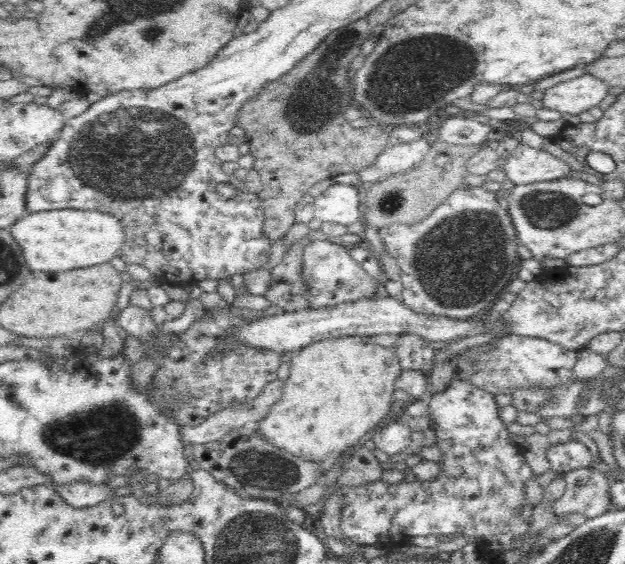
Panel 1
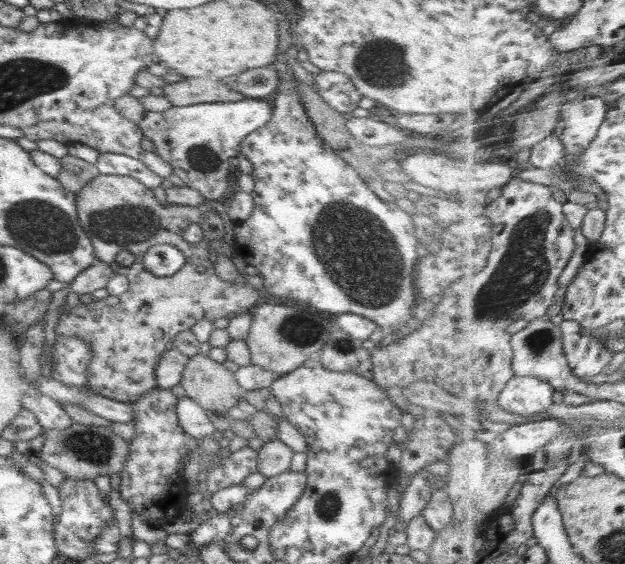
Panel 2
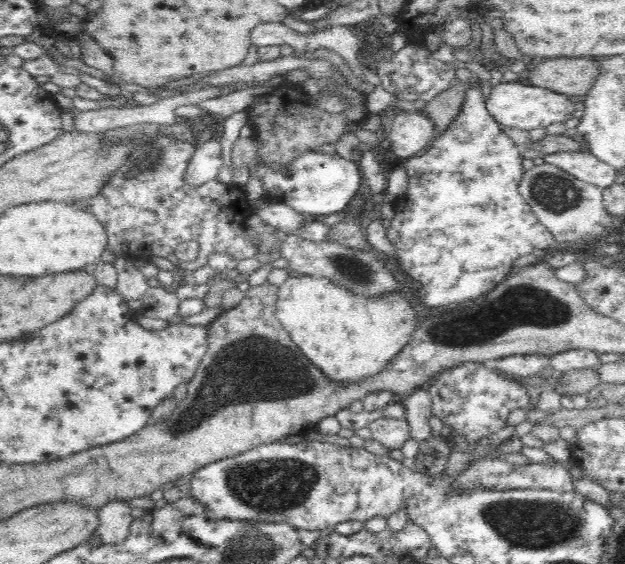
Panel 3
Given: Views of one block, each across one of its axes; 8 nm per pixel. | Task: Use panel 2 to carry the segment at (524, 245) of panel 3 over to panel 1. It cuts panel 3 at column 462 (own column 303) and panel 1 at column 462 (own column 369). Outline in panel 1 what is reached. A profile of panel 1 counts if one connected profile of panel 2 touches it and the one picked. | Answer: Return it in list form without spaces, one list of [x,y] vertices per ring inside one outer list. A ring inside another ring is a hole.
[[[482,187],[464,188],[452,192],[450,196],[430,215],[418,224],[391,224],[378,230],[381,243],[400,267],[403,284],[400,300],[416,313],[446,316],[464,320],[480,315],[483,308],[503,293],[509,282],[516,277],[521,264],[518,256],[518,240],[508,207],[496,199],[497,192]]]

